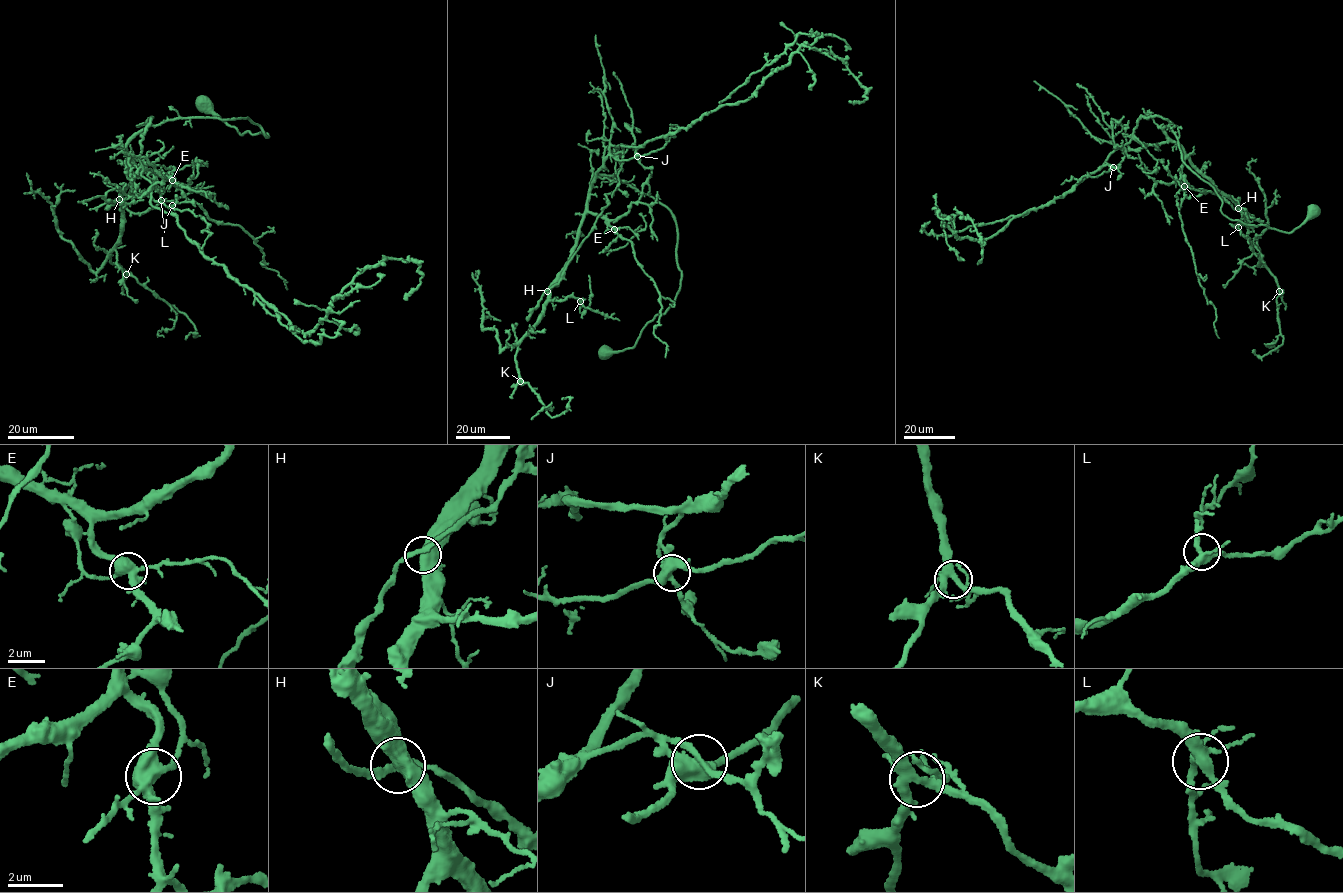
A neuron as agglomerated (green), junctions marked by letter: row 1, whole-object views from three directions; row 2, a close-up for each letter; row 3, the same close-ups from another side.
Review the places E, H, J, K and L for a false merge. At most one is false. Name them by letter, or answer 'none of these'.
E

